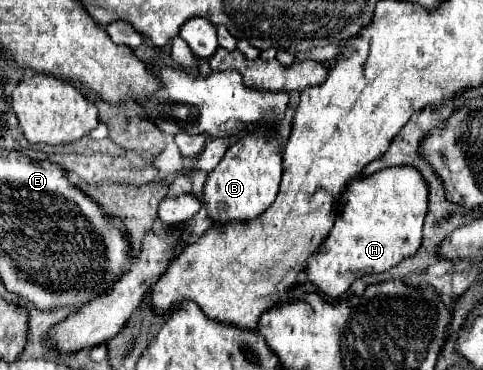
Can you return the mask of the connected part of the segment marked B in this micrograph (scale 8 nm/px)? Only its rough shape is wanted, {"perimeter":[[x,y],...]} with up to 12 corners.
{"perimeter":[[253,131],[209,173],[215,225],[247,223],[273,203],[281,149]]}

